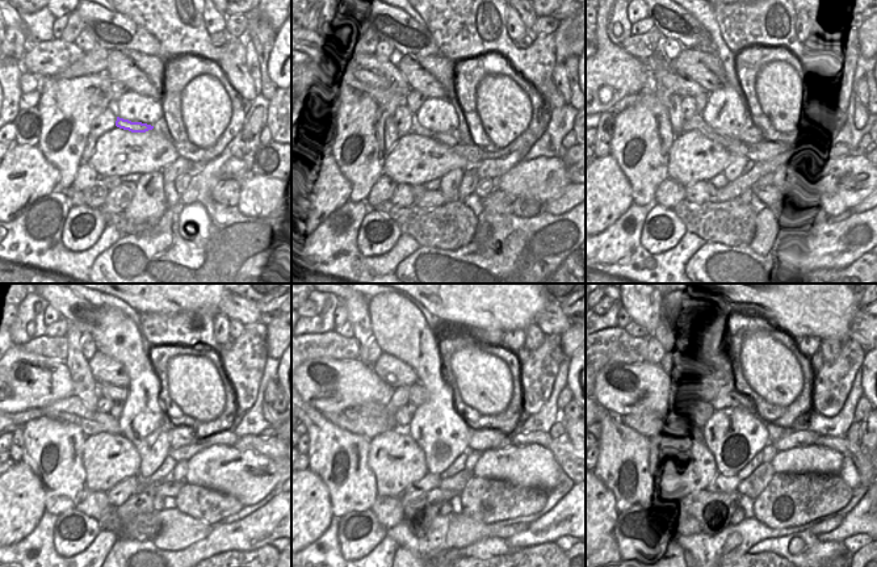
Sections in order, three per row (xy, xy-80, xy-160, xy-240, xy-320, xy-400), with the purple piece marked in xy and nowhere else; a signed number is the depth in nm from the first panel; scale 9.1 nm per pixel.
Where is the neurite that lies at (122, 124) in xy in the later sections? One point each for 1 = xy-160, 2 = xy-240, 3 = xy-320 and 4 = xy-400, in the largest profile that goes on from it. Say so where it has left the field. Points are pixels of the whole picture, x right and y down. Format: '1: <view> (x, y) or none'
1: xy-160 (751, 134)
2: xy-240 (179, 437)
3: xy-320 (479, 440)
4: xy-400 (801, 437)

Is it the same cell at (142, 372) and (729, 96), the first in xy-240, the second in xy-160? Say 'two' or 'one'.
one

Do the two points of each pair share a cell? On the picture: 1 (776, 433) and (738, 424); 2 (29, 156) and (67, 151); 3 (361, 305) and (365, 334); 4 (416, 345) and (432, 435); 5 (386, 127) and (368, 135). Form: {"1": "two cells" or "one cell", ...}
{"1": "two cells", "2": "two cells", "3": "one cell", "4": "one cell", "5": "two cells"}

